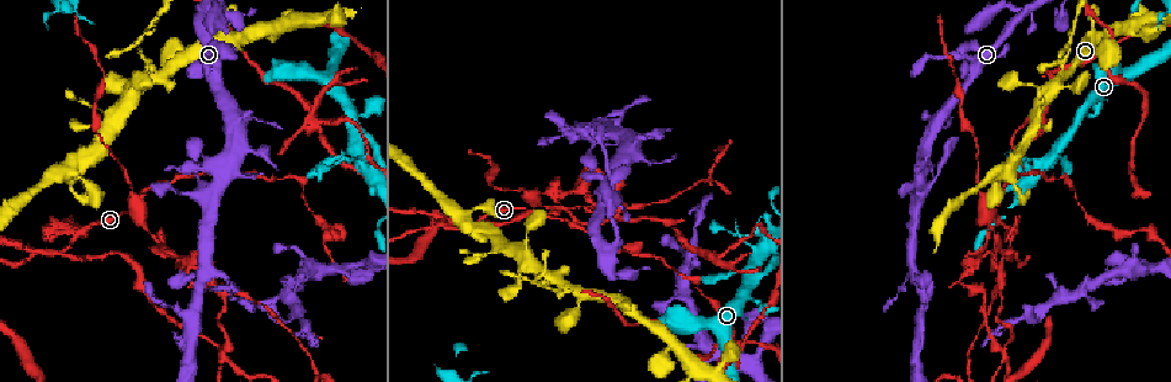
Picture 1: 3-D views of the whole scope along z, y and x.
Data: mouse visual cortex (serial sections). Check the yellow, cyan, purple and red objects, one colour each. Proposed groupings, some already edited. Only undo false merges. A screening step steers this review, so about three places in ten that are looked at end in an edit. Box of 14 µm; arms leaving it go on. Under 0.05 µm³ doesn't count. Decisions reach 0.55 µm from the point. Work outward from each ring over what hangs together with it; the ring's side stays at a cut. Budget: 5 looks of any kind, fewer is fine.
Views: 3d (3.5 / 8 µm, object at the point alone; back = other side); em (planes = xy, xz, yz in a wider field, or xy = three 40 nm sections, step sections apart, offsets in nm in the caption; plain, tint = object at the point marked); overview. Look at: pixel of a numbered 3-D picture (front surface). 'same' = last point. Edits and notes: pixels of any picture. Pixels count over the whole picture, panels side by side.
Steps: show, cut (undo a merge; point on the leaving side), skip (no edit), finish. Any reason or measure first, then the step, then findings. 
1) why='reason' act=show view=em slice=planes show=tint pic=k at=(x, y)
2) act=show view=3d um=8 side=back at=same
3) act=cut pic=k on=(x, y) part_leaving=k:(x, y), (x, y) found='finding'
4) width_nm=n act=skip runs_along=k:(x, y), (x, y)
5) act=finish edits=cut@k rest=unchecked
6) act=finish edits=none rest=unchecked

act=show view=3d um=3.5 pic=1 at=(1061, 72)

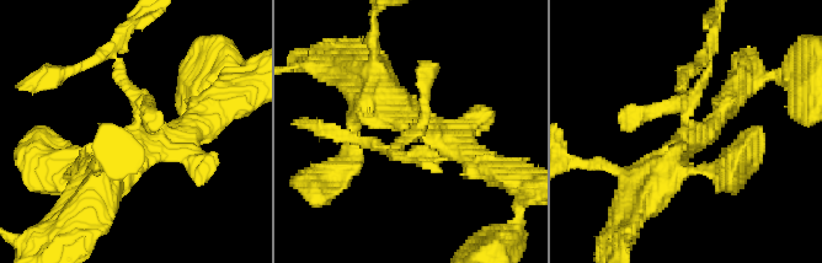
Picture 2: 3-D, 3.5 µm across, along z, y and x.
why='shape alone is not enough' act=show view=em slice=xy step=2 show=tint pic=2 at=(134, 127)

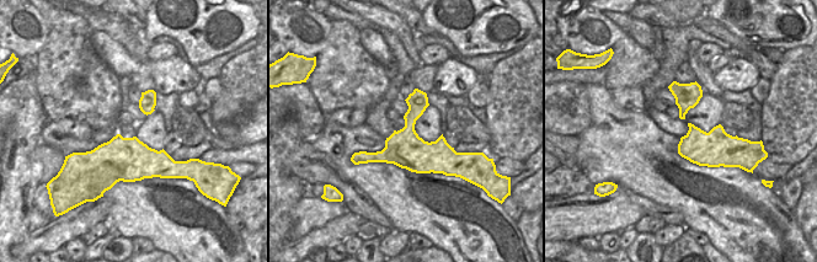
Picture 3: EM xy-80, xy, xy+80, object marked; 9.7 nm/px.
act=cut pic=2 on=(639, 119) part_leaving=2:(686, 116), (708, 74), (714, 25) found='a second cell is stuck on'

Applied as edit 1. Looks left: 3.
why='two arms in line, one across' act=show view=3d um=3.5 pic=1 at=(63, 251)

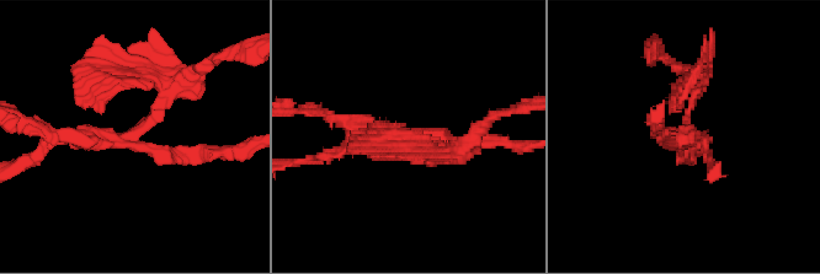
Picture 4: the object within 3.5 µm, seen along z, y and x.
arms=3 arm_widths_nm=150,150,200 why='need the tissue' act=show view=em slice=planes show=plain pic=4 at=(130, 138)

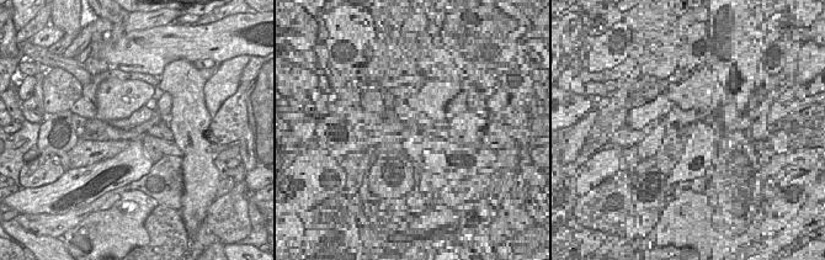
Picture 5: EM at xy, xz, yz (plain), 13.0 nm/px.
why='where the object lies' act=show view=em slice=planes show=tint at=same

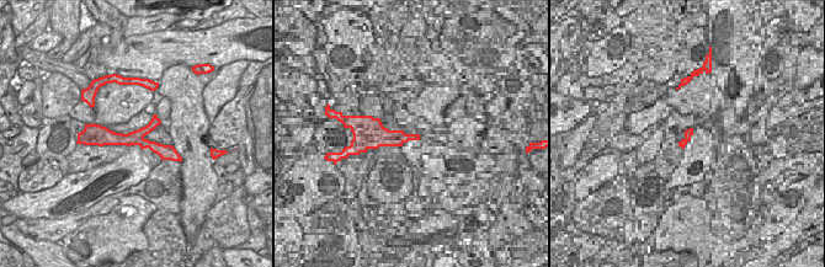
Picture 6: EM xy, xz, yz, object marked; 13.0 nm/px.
act=cut pic=4 on=(314, 109) found='two cells meet here'

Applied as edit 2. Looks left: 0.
act=finish edits=cut@2,cut@4 rest=unchecked

